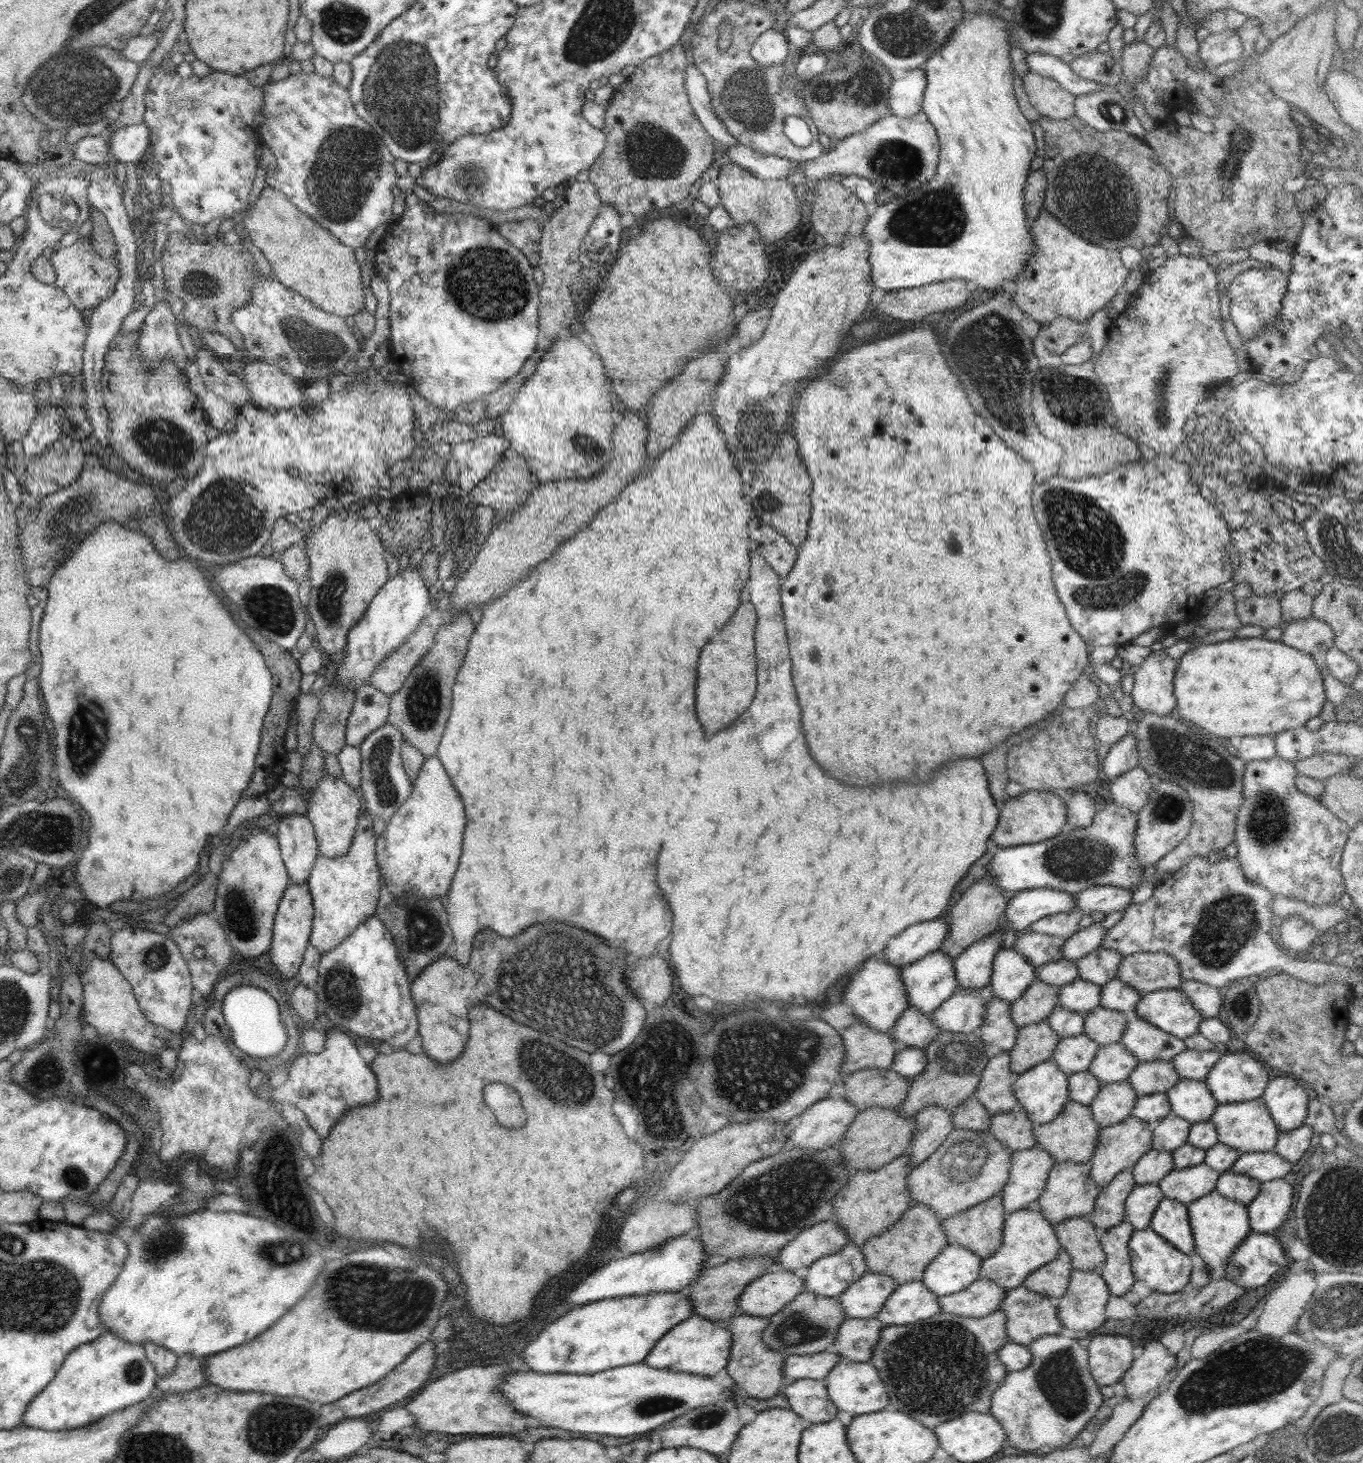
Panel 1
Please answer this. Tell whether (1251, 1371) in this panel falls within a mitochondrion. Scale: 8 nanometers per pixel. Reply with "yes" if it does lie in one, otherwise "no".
yes

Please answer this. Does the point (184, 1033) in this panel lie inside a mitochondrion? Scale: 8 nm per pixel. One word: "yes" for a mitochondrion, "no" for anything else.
no

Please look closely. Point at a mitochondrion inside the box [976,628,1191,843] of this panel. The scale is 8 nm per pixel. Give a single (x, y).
(1169, 807)

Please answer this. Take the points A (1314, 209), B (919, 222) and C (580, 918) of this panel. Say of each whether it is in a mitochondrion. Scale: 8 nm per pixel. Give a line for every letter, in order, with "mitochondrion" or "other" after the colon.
A: other
B: mitochondrion
C: mitochondrion

